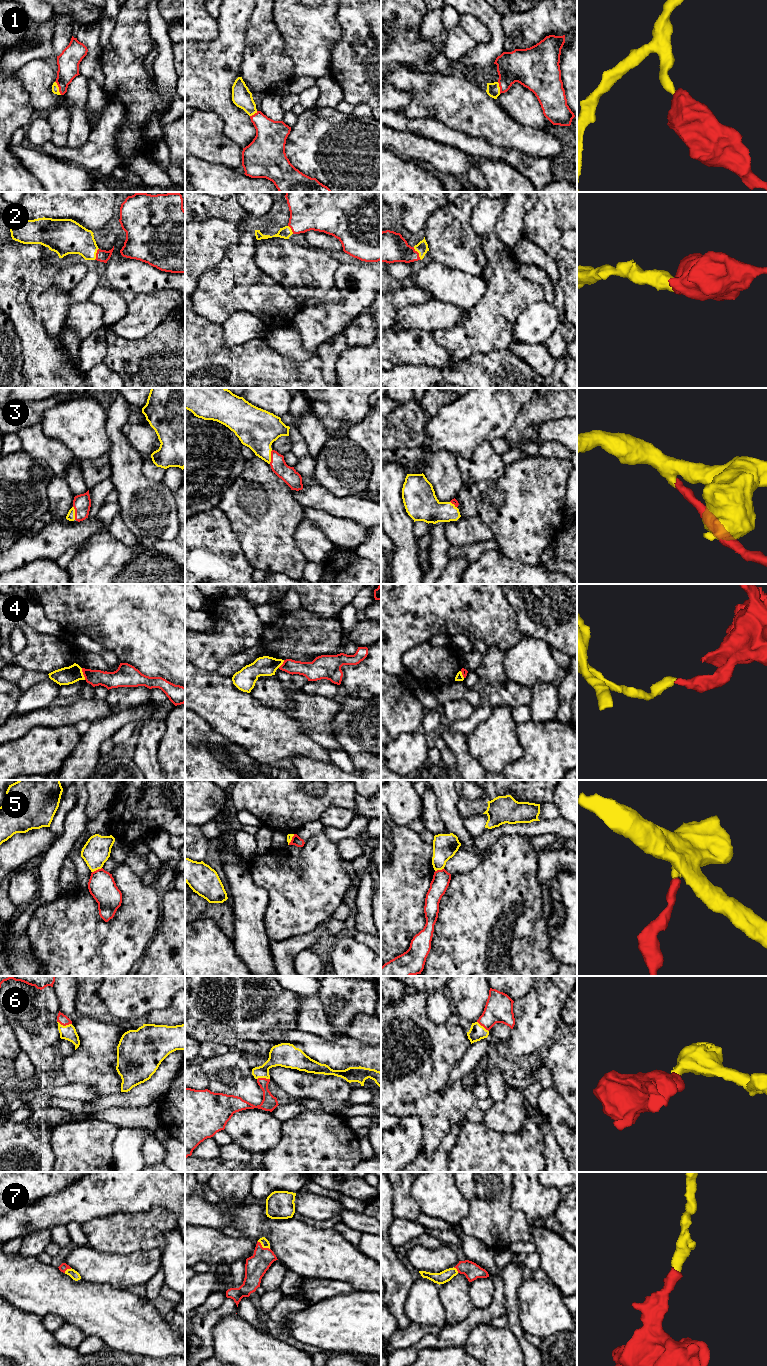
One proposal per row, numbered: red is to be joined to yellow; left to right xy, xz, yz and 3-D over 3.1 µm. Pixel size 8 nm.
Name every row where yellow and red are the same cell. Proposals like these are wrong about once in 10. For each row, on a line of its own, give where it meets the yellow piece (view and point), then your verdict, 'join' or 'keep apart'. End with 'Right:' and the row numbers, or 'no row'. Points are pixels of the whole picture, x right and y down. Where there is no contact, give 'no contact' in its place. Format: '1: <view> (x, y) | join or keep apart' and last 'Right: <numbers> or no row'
1: xy (58, 88) | join
2: yz (418, 252) | join
3: xz (270, 457) | join
4: xy (82, 674) | join
5: xy (96, 869) | keep apart
6: xy (64, 1026) | join
7: xz (263, 1247) | join
Right: 1, 2, 3, 4, 6, 7

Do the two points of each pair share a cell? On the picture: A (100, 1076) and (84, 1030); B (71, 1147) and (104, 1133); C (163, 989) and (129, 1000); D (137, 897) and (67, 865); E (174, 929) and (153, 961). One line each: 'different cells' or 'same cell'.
A: same cell
B: same cell
C: same cell
D: different cells
E: same cell

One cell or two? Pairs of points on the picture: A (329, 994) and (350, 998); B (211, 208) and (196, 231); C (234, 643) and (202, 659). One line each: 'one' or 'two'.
A: one
B: two
C: one

